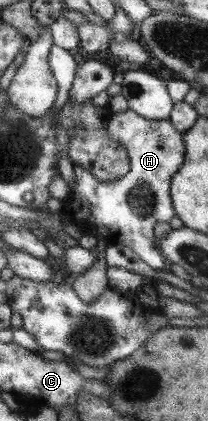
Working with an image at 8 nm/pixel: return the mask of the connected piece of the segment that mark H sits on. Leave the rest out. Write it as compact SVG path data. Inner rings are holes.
M125 110L113 114L105 124L111 141L119 143L129 156L129 172L110 181L97 180L84 168L73 165L73 186L67 190L60 214L89 234L87 227L105 228L105 244L130 248L149 268L163 268L162 254L153 242L153 226L157 222L168 222L175 215L170 196L173 175L179 172L184 162L186 148L183 136L169 120L153 121L141 118L135 111Z

